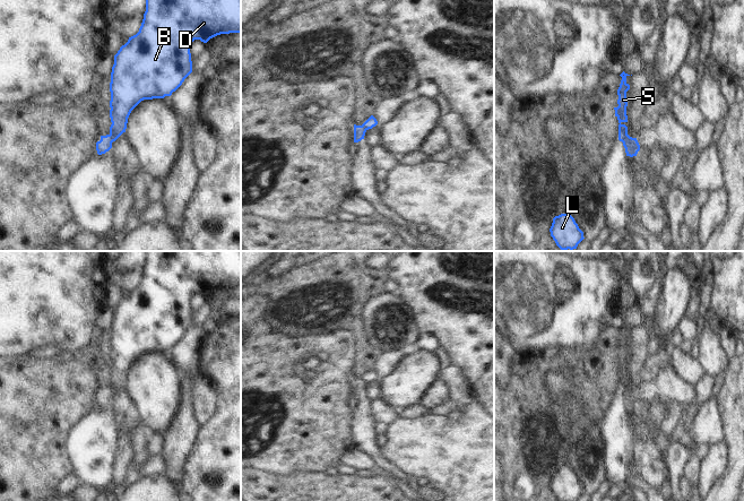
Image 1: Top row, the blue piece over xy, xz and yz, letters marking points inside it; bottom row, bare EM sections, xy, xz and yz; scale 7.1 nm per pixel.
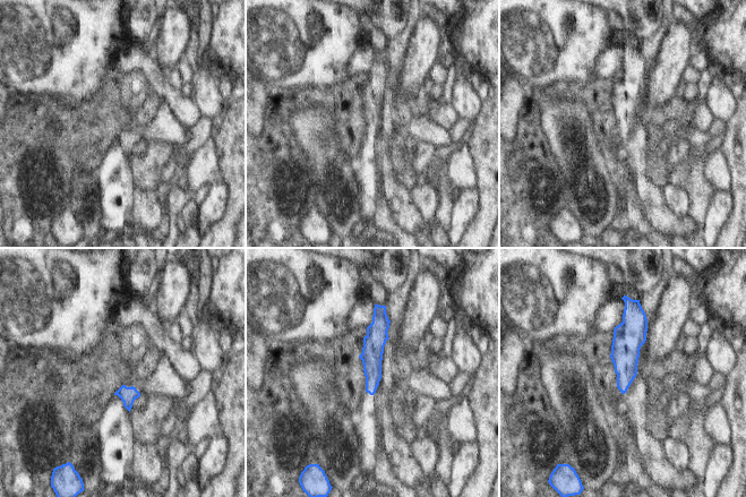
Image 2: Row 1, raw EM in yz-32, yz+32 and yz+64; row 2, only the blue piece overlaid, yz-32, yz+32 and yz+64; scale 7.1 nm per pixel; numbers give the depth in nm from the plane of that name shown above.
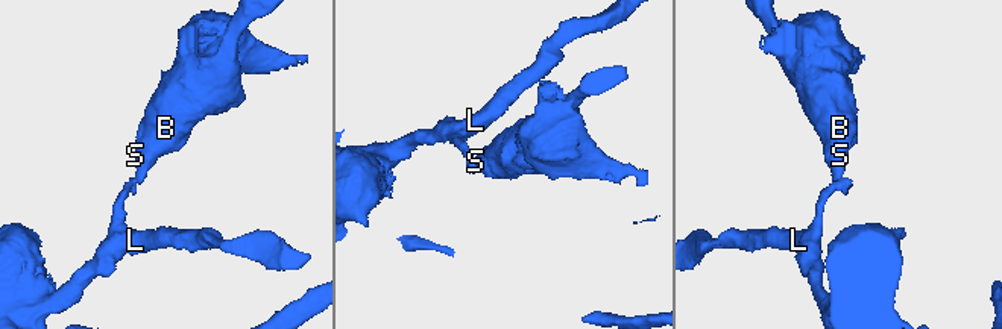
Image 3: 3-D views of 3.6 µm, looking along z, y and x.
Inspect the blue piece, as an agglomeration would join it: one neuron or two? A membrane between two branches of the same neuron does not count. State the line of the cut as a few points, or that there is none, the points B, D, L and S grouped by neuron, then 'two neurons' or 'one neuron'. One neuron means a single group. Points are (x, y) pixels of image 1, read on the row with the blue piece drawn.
yz (626, 134), (622, 141) | B D S / L | two neurons

